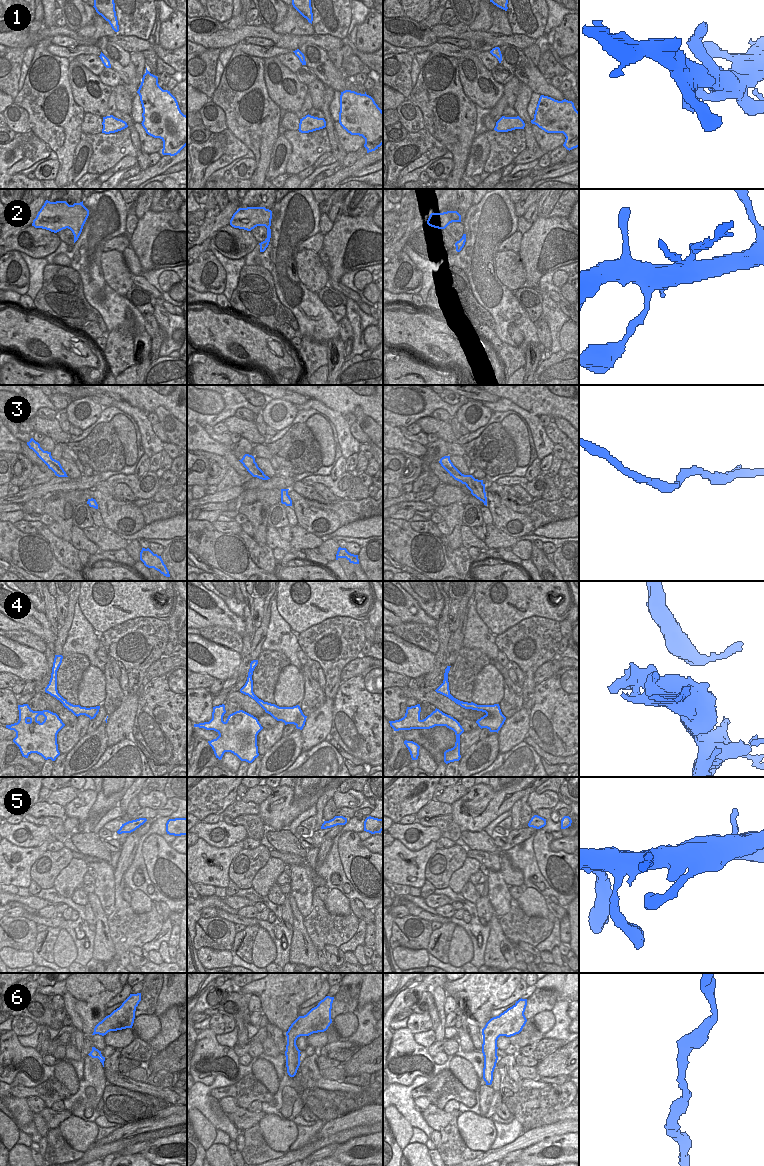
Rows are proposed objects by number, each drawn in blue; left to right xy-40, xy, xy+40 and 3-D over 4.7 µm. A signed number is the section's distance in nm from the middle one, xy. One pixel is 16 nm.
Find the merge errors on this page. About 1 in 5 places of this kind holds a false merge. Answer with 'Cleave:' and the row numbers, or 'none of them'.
Cleave: none of them.

